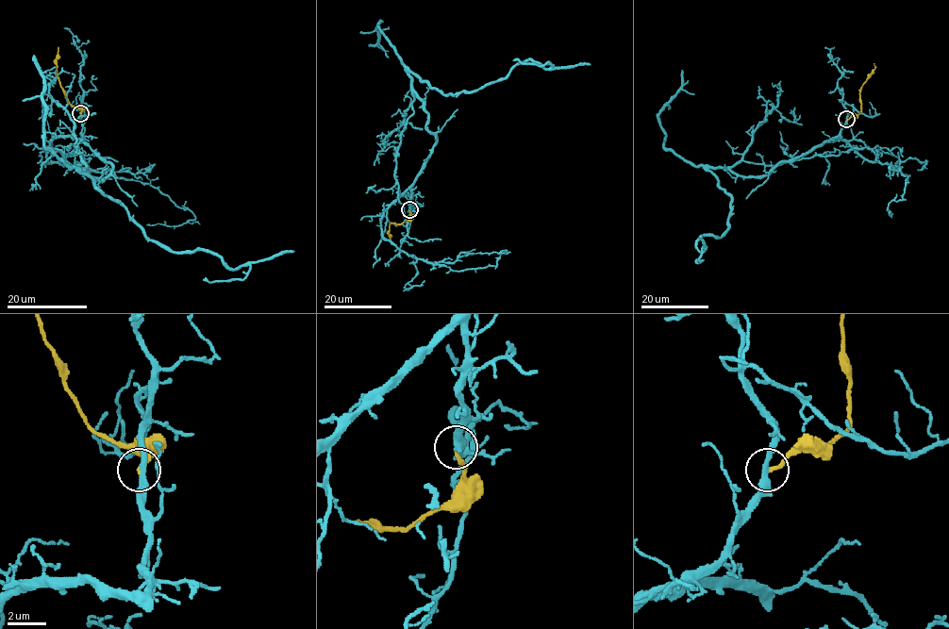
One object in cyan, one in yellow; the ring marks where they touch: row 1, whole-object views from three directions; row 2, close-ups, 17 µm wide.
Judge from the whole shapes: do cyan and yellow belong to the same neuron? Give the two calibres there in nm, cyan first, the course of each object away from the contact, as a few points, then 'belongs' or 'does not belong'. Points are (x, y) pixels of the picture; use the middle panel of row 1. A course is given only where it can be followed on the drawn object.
300 nm thick on the cyan side, 200 nm on the other; cyan runs (409, 210), (411, 187), (436, 137), (408, 73), (454, 94), (502, 80), (527, 60), (552, 65), (513, 60); yellow runs (409, 210), (409, 218), (400, 224), (390, 224), (391, 237); does not belong

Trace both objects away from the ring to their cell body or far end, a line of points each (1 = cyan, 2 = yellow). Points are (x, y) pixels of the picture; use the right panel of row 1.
1: (847, 120), (763, 176), (709, 168), (731, 211), (720, 237), (699, 238), (697, 260)
2: (847, 120), (861, 111), (861, 87), (874, 68), (874, 63)

